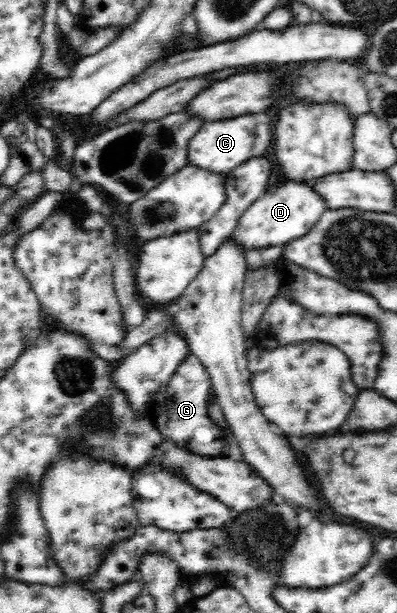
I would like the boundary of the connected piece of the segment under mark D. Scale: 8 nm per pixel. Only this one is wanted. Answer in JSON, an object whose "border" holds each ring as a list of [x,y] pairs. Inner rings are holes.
{"border":[[[297,179],[282,180],[280,184],[273,182],[268,192],[242,213],[234,229],[233,238],[246,251],[284,245],[308,233],[328,209],[326,201],[314,190],[310,182]]]}

